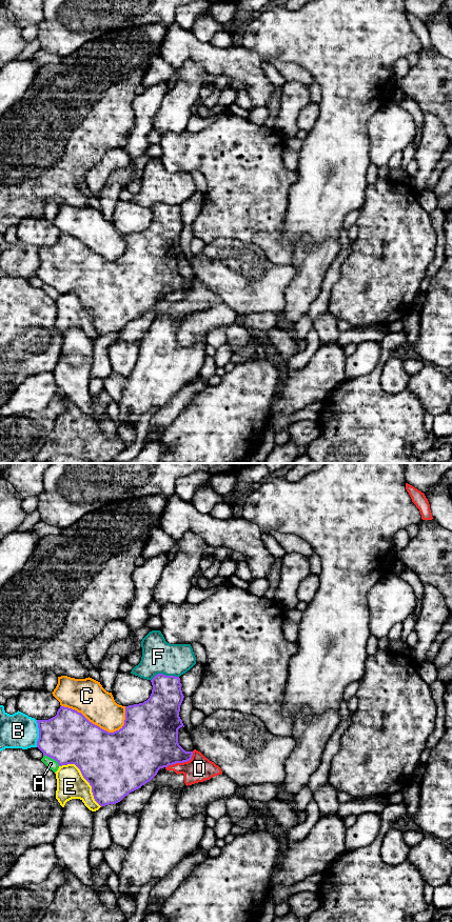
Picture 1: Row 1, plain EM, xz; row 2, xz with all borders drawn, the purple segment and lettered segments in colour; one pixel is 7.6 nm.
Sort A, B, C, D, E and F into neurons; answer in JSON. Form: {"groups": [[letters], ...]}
{"groups": [["A"], ["B"], ["C"], ["D"], ["E"], ["F"]]}

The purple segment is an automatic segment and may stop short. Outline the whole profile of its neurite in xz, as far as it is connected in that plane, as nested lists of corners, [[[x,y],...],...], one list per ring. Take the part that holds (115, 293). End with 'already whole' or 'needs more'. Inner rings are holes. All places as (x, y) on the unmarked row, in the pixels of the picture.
[[[158,202],[151,211],[153,218],[150,226],[143,232],[125,235],[124,254],[114,261],[100,257],[81,241],[64,235],[60,235],[55,245],[37,248],[39,257],[37,276],[43,284],[57,289],[59,295],[75,293],[92,315],[94,327],[101,336],[120,330],[130,321],[150,310],[160,297],[192,287],[193,280],[185,280],[178,272],[178,258],[184,256],[179,245],[180,234],[184,226],[180,206]]]; already whole

